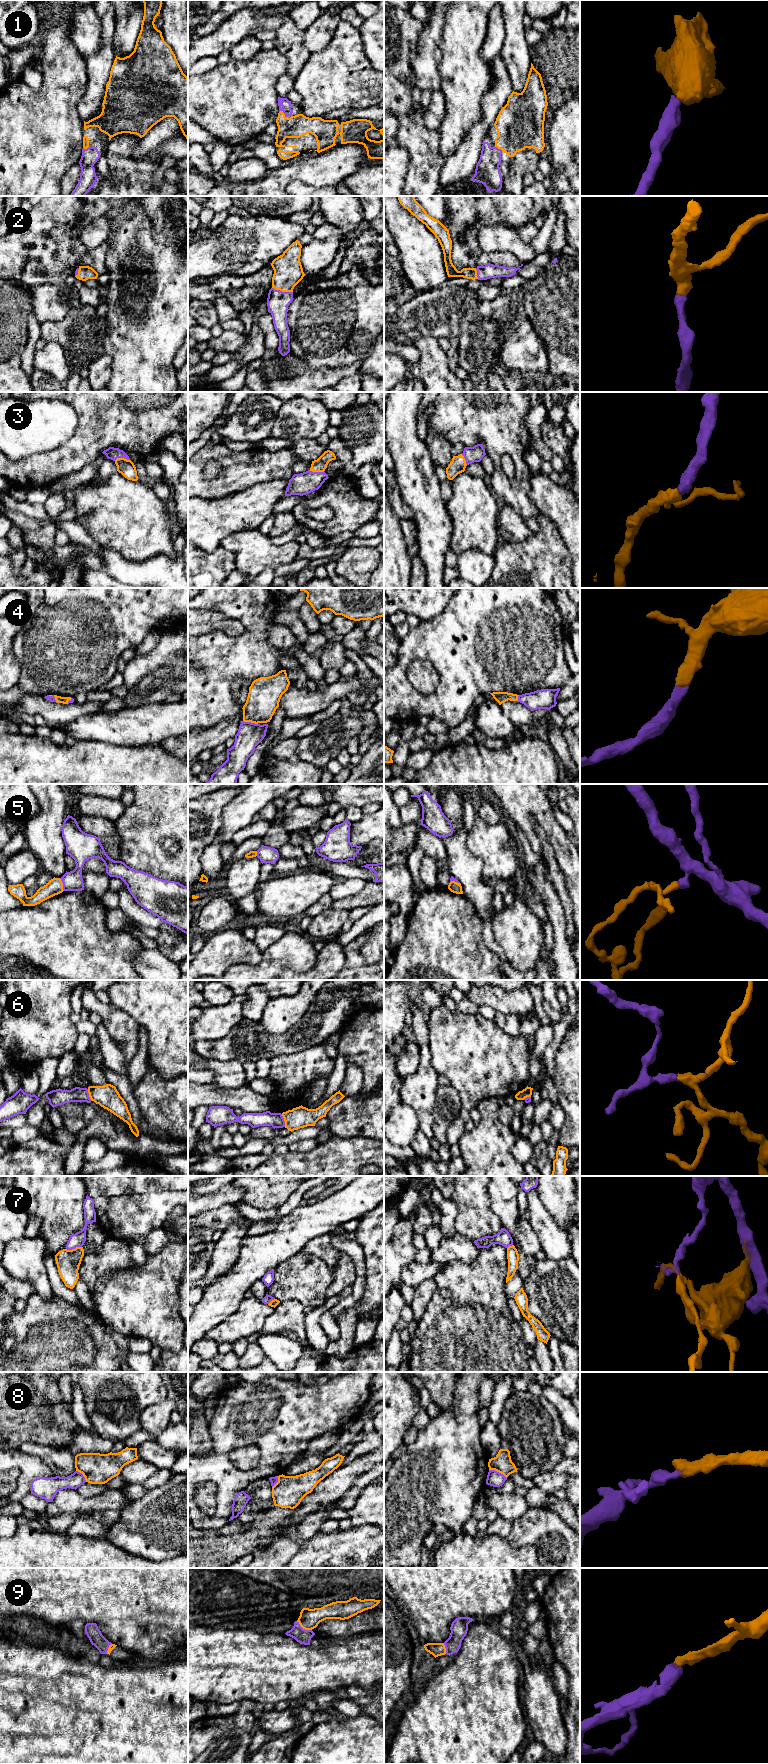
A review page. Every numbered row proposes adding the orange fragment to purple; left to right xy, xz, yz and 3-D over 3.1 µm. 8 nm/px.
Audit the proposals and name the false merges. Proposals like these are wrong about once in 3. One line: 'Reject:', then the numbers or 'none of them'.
Reject: 5, 6, 7, 8

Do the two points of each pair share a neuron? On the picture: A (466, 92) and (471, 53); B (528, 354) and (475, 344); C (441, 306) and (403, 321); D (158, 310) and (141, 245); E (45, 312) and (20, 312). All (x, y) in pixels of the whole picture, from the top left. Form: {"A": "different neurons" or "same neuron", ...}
{"A": "same neuron", "B": "different neurons", "C": "same neuron", "D": "same neuron", "E": "different neurons"}

